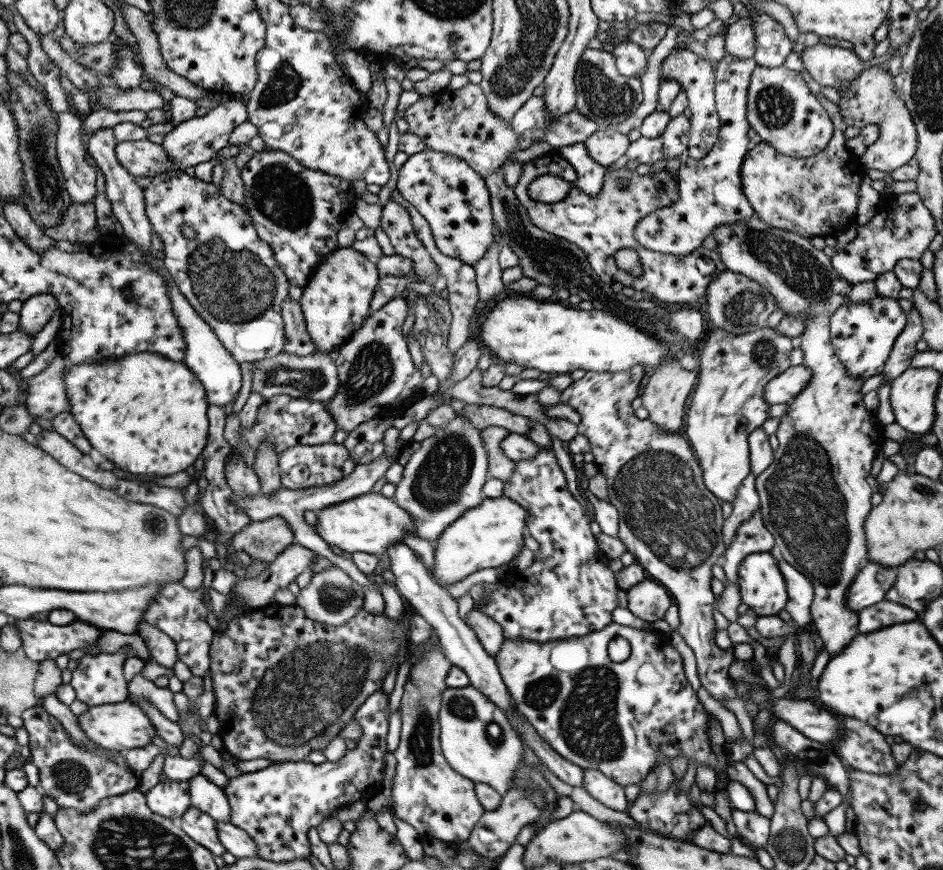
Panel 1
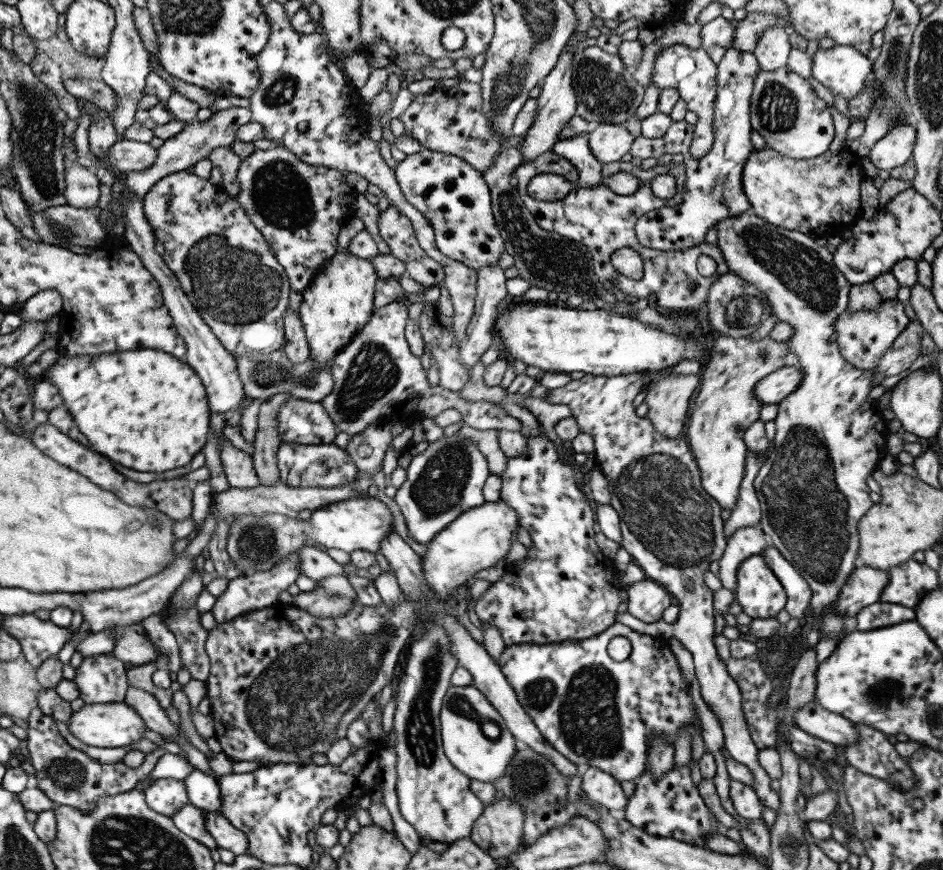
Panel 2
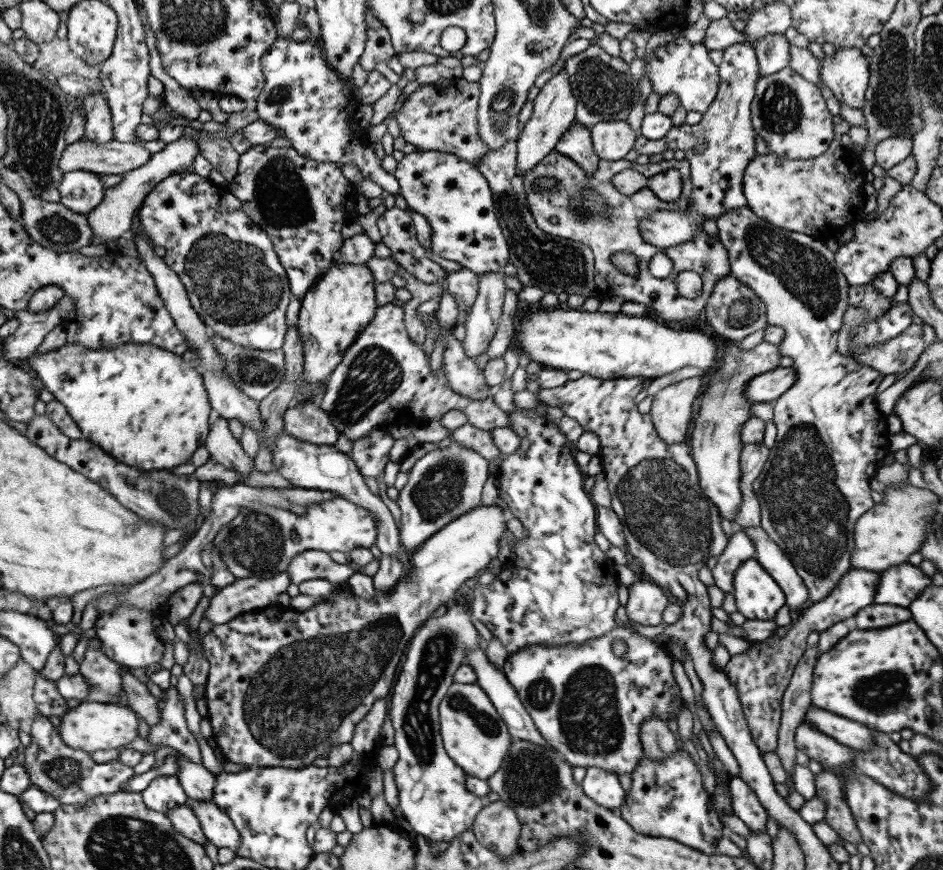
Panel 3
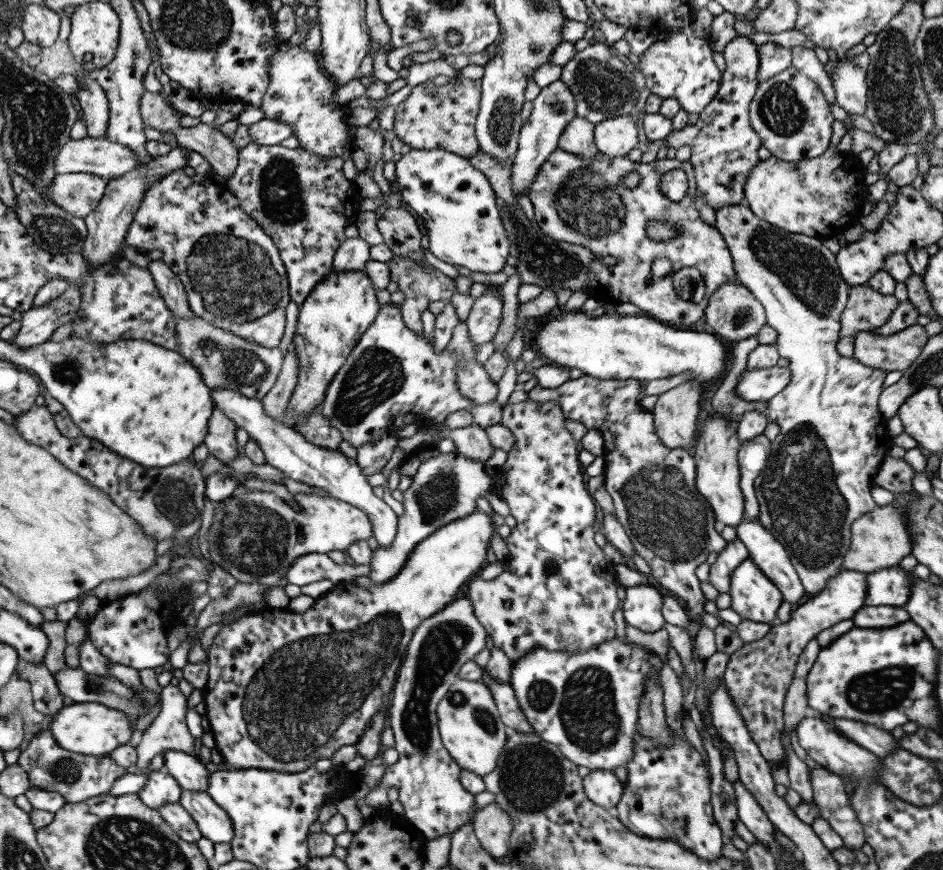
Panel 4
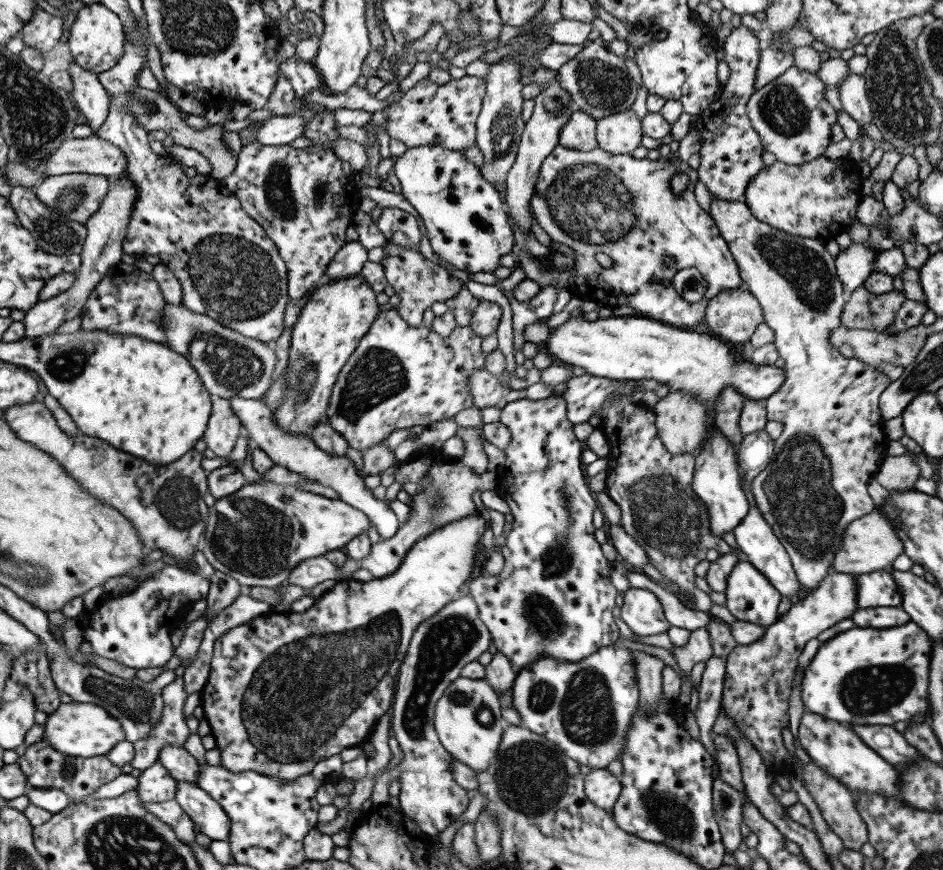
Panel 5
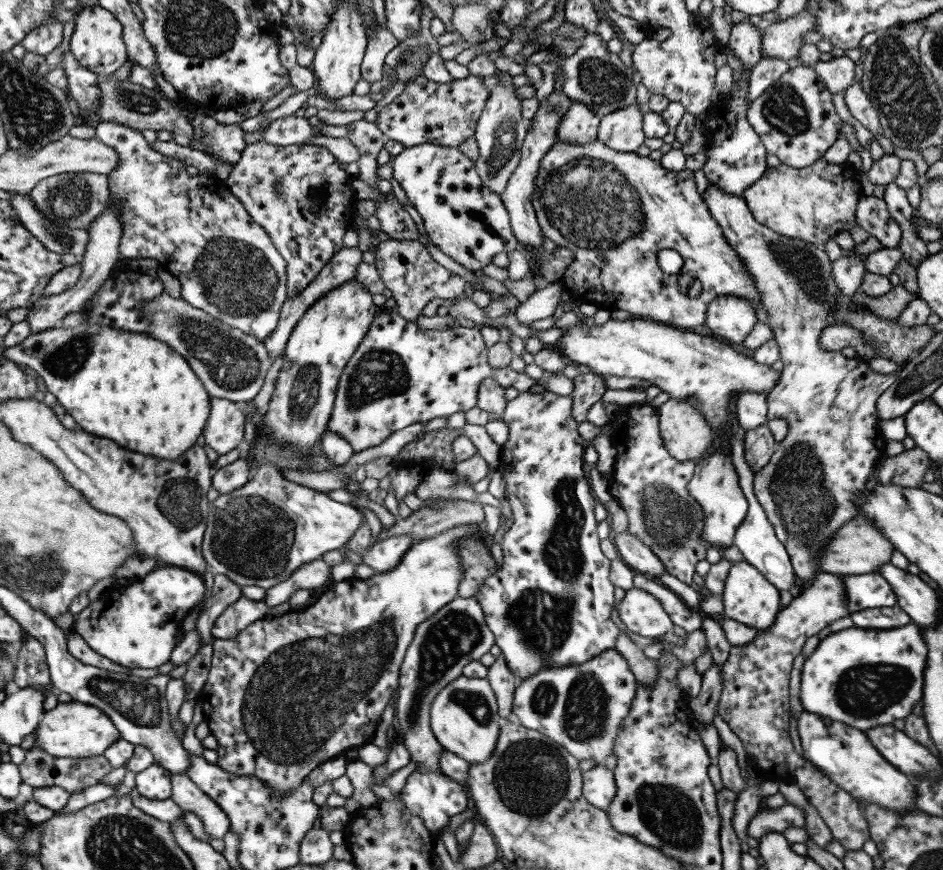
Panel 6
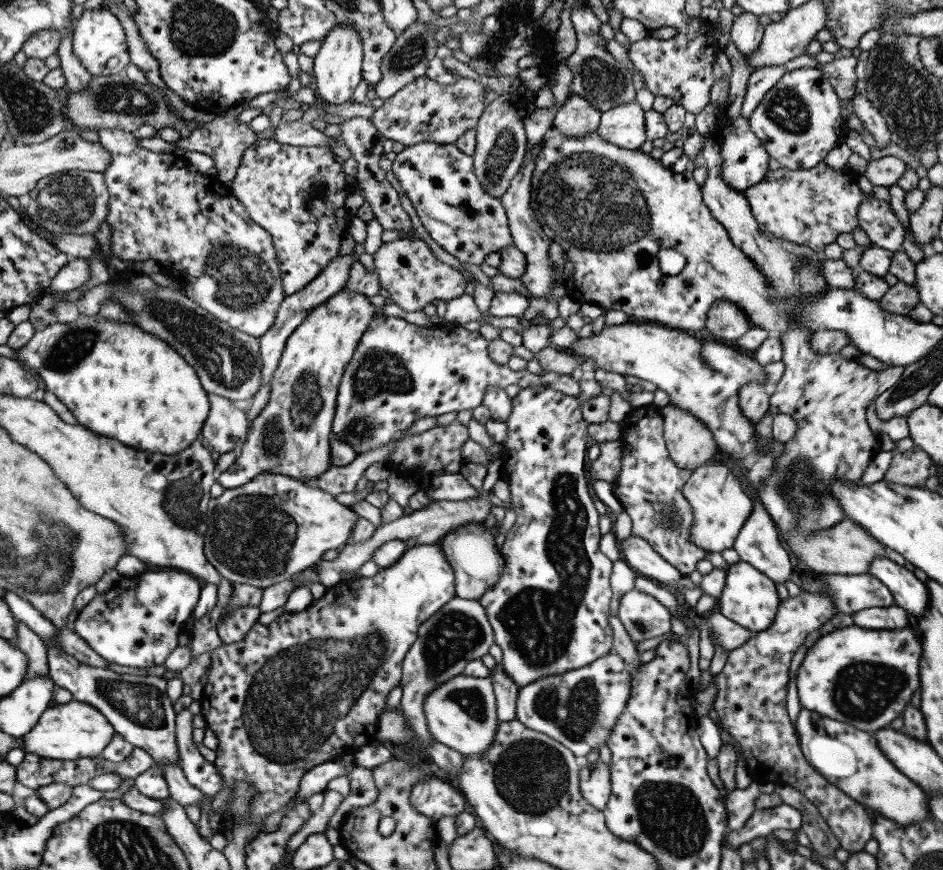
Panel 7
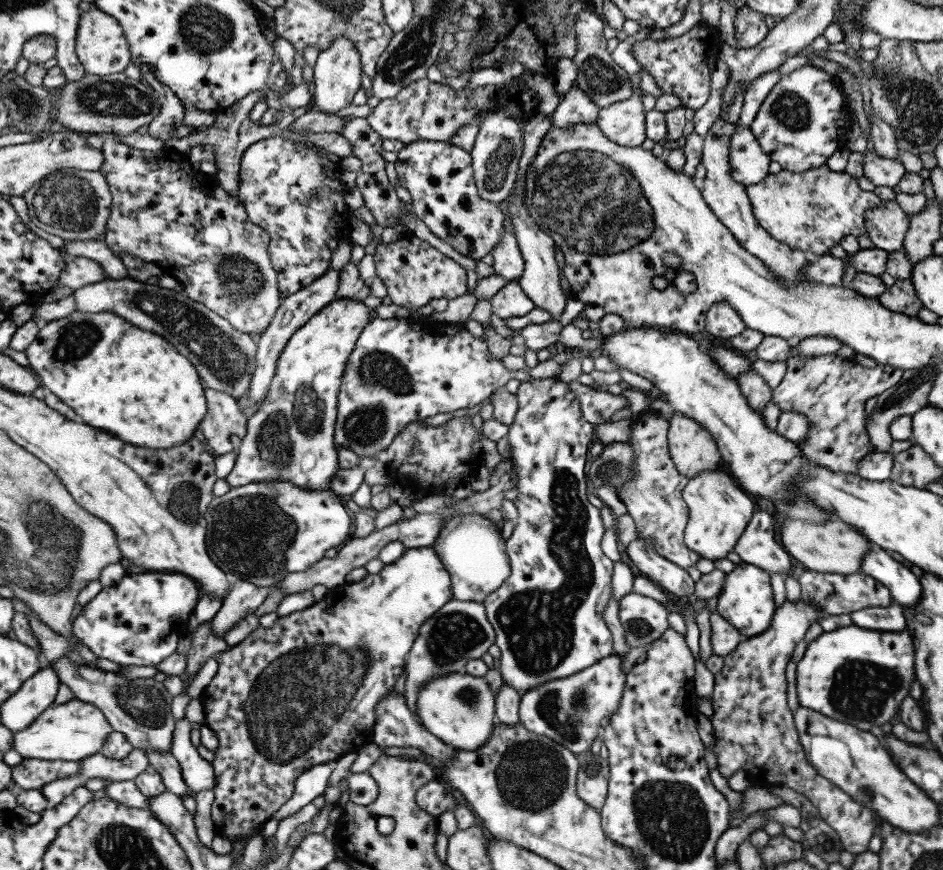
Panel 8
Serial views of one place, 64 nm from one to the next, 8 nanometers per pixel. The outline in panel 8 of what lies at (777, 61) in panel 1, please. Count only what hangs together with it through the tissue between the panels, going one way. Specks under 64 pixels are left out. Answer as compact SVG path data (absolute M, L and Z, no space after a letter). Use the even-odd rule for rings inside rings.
M775 70L753 78L753 82L747 86L747 89L745 89L743 93L739 119L736 124L743 126L743 128L748 128L751 122L753 122L755 114L757 114L759 105L763 102L763 99L767 96L769 90L773 88L773 85L777 82L779 77L777 70Z

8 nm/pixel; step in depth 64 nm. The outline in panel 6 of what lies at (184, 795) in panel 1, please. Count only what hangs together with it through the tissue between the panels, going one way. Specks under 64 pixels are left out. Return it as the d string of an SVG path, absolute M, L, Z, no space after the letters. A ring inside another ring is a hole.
M153 763L135 776L134 791L149 800L166 800L170 796L169 772Z

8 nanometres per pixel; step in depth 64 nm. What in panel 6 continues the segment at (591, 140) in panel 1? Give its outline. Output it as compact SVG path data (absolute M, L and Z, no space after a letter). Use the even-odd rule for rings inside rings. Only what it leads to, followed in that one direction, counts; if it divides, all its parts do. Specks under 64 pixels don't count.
M633 104L601 116L596 139L615 151L635 152L645 142L641 128L642 115Z

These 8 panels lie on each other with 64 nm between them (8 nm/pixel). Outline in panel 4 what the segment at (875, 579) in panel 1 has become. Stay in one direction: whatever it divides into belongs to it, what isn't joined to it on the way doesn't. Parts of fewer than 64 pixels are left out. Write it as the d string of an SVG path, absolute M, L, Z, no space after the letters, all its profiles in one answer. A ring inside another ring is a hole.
M839 571L827 579L825 587L817 593L804 598L794 611L790 612L786 622L773 622L763 638L750 643L743 643L741 648L728 655L722 680L727 688L731 702L735 704L743 724L753 740L758 752L769 764L777 762L786 768L786 753L780 740L783 729L783 700L792 680L794 668L800 652L811 639L825 628L831 628L839 620L853 617L855 611L863 606L865 599L865 573Z

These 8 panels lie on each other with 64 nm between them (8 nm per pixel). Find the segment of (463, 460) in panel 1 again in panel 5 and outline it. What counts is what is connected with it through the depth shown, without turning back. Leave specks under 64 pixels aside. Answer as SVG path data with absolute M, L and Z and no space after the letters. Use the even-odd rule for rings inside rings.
M449 458L429 464L419 483L423 492L411 494L409 498L411 504L407 504L409 514L406 522L398 526L395 534L389 539L378 540L376 544L371 544L369 554L356 561L360 568L365 568L372 574L373 579L381 579L395 571L411 546L431 533L435 525L447 524L476 510L471 499L472 492L476 489L495 491L498 479L495 472L490 473L486 470L483 474L475 474L471 468L463 466L460 459ZM423 481L427 481L427 484L423 484Z

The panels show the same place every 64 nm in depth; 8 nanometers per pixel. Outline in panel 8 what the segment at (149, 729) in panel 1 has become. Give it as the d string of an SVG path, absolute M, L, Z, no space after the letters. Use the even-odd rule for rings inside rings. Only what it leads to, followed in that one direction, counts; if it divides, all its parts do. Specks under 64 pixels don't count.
M75 698L65 703L47 707L28 727L13 733L11 750L15 750L21 759L77 761L91 754L97 754L102 747L103 739L111 732L111 725L105 720L103 713L92 704Z

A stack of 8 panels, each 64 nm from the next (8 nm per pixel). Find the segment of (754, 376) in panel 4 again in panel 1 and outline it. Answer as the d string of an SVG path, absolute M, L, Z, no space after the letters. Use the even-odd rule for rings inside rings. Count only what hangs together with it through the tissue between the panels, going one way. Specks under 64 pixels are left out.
M803 365L790 366L765 383L763 400L767 405L790 403L799 392L805 390L811 379L811 370Z

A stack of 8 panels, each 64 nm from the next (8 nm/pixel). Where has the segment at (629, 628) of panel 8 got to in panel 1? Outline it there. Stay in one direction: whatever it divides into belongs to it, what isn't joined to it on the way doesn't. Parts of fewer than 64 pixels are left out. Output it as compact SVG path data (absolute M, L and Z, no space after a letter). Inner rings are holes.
M650 578L641 580L625 591L627 610L645 624L661 620L663 613L672 603L667 589Z

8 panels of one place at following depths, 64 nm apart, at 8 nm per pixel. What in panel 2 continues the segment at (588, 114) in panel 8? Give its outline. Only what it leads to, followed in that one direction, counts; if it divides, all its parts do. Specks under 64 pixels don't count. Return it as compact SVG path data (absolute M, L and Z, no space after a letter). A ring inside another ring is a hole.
M573 135L569 139L559 139L551 150L567 159L577 169L579 187L593 187L601 182L601 162L589 150L586 135Z

